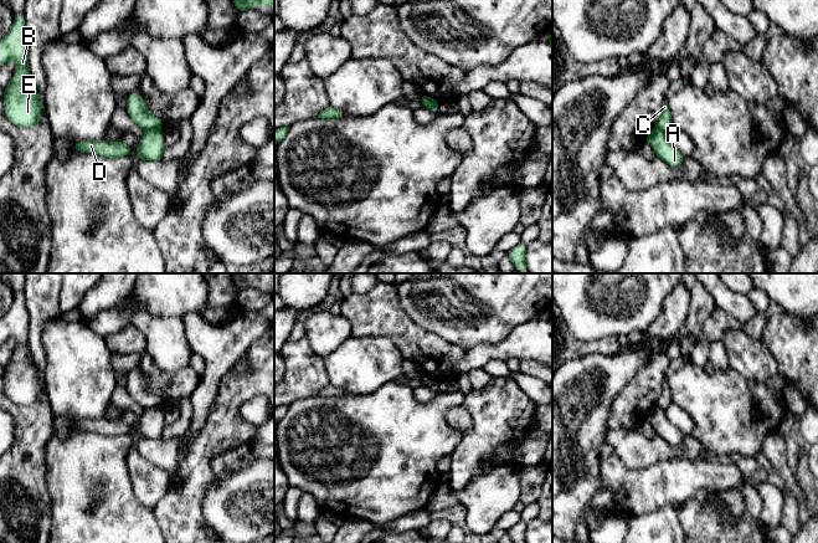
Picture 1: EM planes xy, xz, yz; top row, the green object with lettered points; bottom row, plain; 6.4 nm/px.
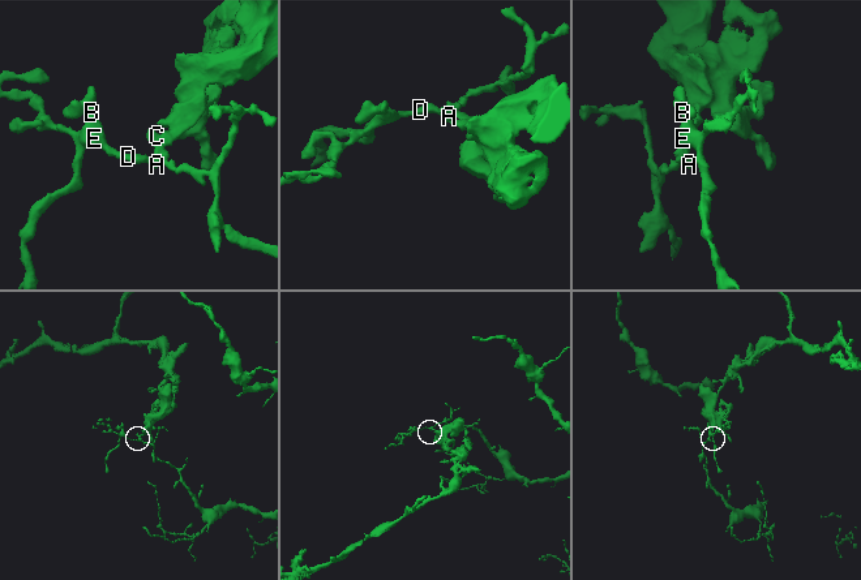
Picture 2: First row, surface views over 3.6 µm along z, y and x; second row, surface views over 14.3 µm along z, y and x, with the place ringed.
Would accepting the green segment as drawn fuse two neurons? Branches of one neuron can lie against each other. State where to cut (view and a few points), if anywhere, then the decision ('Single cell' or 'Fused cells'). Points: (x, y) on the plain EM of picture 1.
Split along xy (159, 408), (147, 408), (144, 410). Fused cells

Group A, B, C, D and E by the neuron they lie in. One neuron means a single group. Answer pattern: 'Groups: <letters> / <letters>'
Groups: A B D E / C

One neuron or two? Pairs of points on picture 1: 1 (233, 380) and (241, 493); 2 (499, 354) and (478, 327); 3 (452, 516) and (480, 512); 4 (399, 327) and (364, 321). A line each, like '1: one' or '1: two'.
1: two
2: two
3: two
4: one

